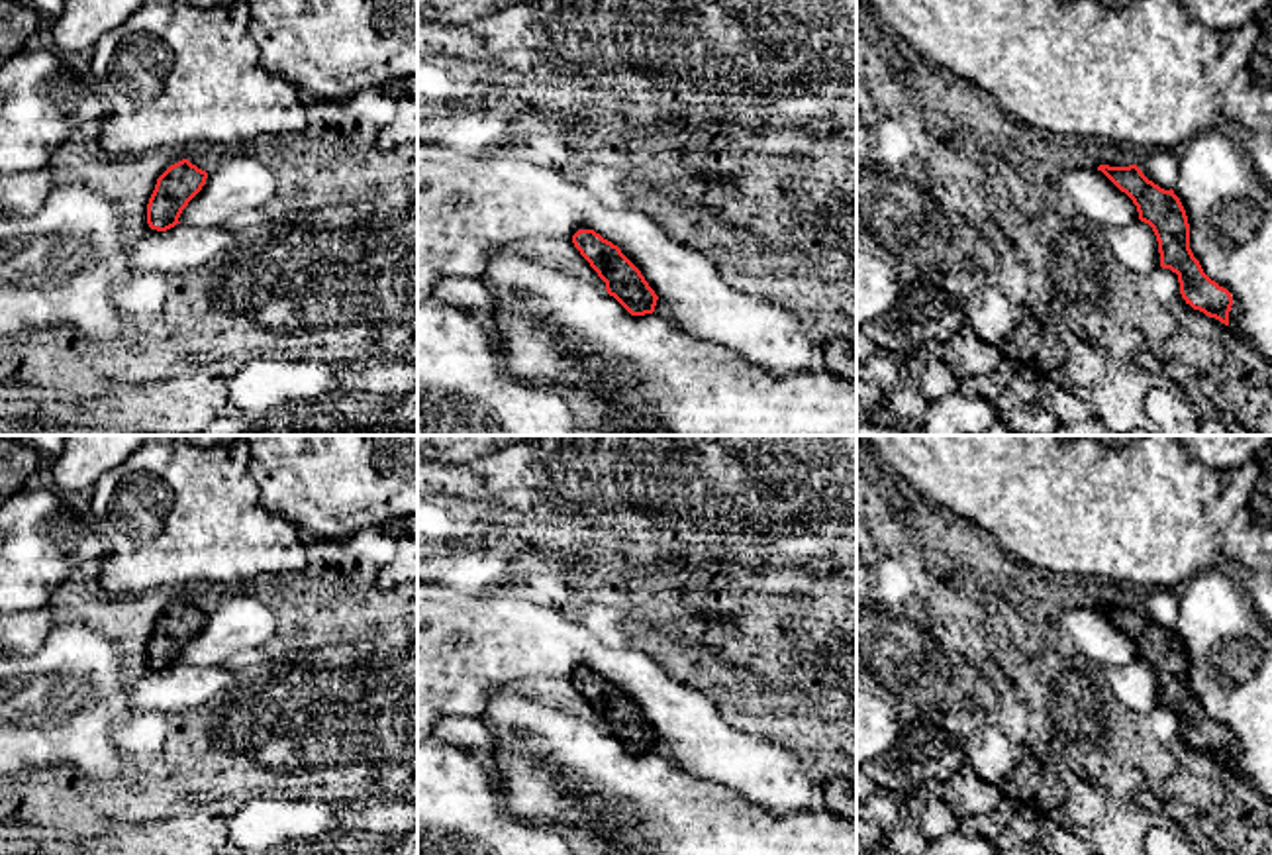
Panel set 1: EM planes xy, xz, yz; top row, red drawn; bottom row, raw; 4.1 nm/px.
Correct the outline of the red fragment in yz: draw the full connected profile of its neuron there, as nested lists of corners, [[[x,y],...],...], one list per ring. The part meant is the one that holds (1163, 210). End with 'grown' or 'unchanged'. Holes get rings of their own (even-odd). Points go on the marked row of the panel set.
[[[1137,165],[1101,171],[1137,206],[1139,220],[1149,224],[1158,241],[1160,267],[1178,275],[1180,294],[1194,310],[1229,326],[1233,296],[1211,280],[1190,249],[1190,224],[1174,190],[1149,180]]] | unchanged

